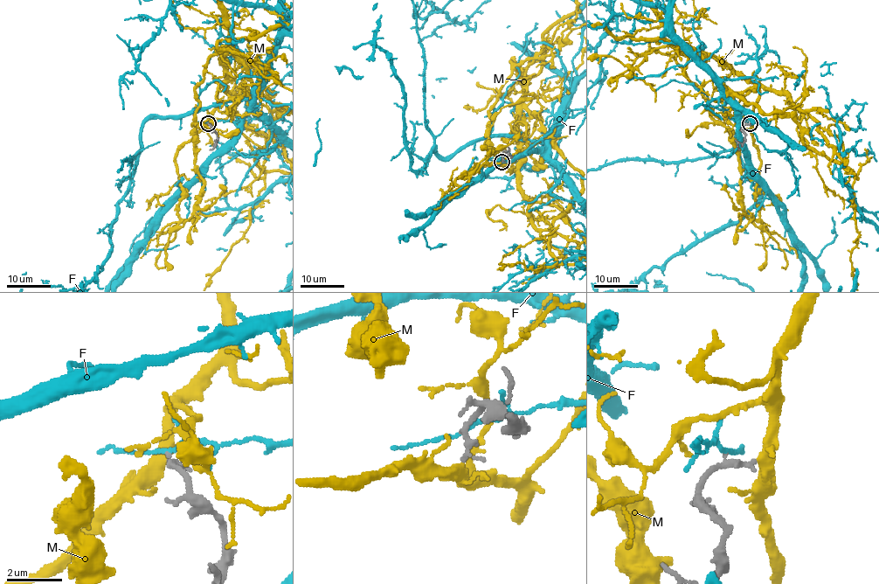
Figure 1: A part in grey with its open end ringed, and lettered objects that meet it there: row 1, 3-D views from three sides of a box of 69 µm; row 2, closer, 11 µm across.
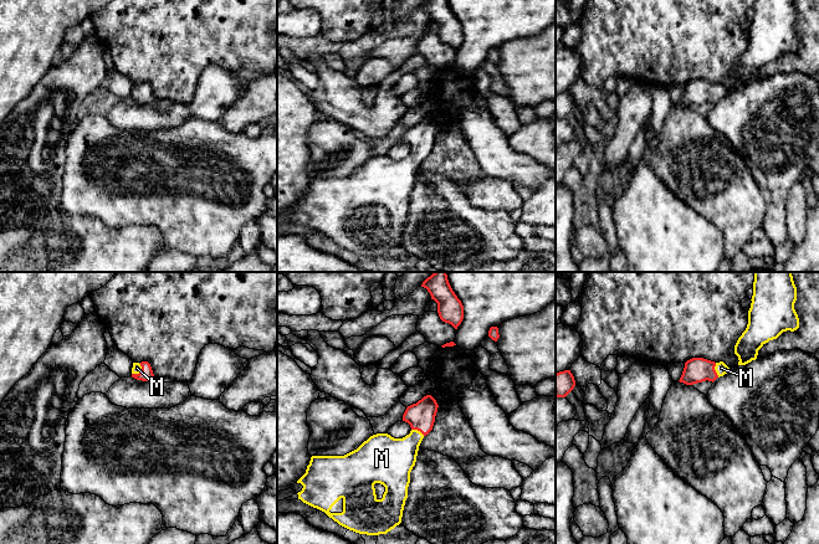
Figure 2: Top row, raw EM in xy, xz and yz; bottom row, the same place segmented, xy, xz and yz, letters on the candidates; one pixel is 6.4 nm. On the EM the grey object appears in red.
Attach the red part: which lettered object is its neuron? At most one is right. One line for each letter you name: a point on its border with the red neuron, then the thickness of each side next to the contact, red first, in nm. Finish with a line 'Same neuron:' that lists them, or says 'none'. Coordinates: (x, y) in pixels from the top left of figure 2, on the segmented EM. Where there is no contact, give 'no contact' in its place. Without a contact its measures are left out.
M: contact xy (141, 371); calibres 90 and 60 nm
Same neuron: M

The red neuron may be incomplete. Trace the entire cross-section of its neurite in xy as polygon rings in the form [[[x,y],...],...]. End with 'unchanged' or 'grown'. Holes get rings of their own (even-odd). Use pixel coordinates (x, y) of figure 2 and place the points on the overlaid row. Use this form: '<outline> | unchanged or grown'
[[[148,361],[133,363],[132,378],[142,381],[150,381],[150,383],[158,381]]] | grown

